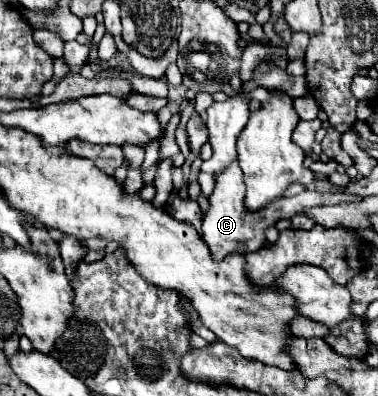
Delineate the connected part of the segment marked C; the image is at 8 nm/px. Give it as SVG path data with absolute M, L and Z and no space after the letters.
M232 165L232 169L226 169L220 177L216 177L216 187L214 187L214 193L210 195L208 201L210 201L210 211L204 215L204 223L202 223L204 241L206 241L208 249L212 251L212 259L216 263L222 263L224 257L238 251L238 245L244 245L244 253L252 253L252 251L260 249L266 241L266 237L264 237L266 229L276 225L280 219L290 219L294 215L300 215L304 209L318 207L318 205L338 205L344 201L360 201L360 197L348 197L344 193L304 191L296 197L274 201L270 207L264 207L260 213L248 213L242 205L242 201L244 201L242 173L240 173L238 165Z

